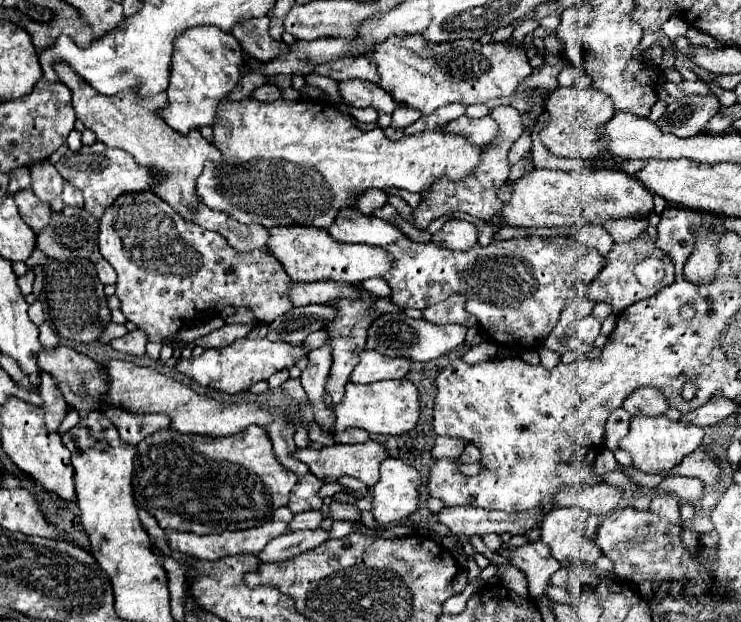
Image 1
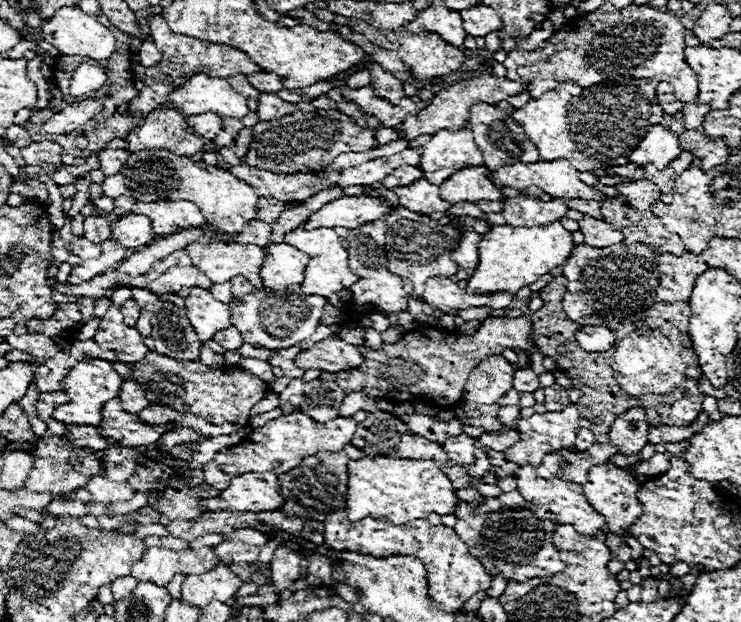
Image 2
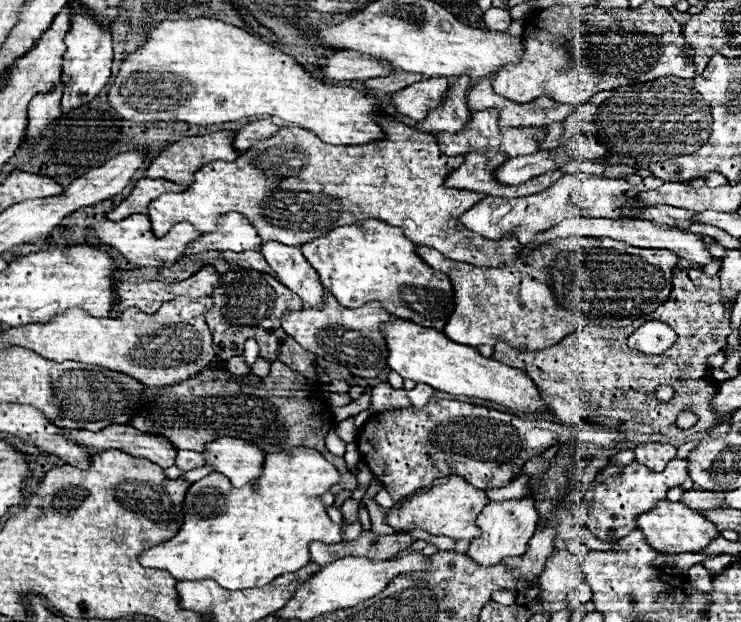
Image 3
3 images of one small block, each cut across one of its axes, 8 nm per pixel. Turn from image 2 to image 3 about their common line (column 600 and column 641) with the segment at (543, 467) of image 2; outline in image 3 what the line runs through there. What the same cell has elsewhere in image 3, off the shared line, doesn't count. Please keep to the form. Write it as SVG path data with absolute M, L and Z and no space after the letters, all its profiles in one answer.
M648 442L648 444L638 444L634 448L634 454L638 464L648 466L652 472L662 472L664 466L676 456L676 446L662 442Z

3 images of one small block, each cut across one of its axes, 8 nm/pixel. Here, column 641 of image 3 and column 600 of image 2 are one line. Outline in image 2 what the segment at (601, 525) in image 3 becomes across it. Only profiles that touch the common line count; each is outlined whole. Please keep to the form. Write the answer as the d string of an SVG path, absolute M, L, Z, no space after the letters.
M600 464L590 468L588 482L582 484L582 492L586 500L590 500L590 506L606 520L606 534L618 536L620 540L624 540L624 534L628 532L630 524L634 524L634 520L638 520L638 516L642 514L642 504L636 498L638 488L640 484L636 482L636 478L632 478L628 472L612 464Z

